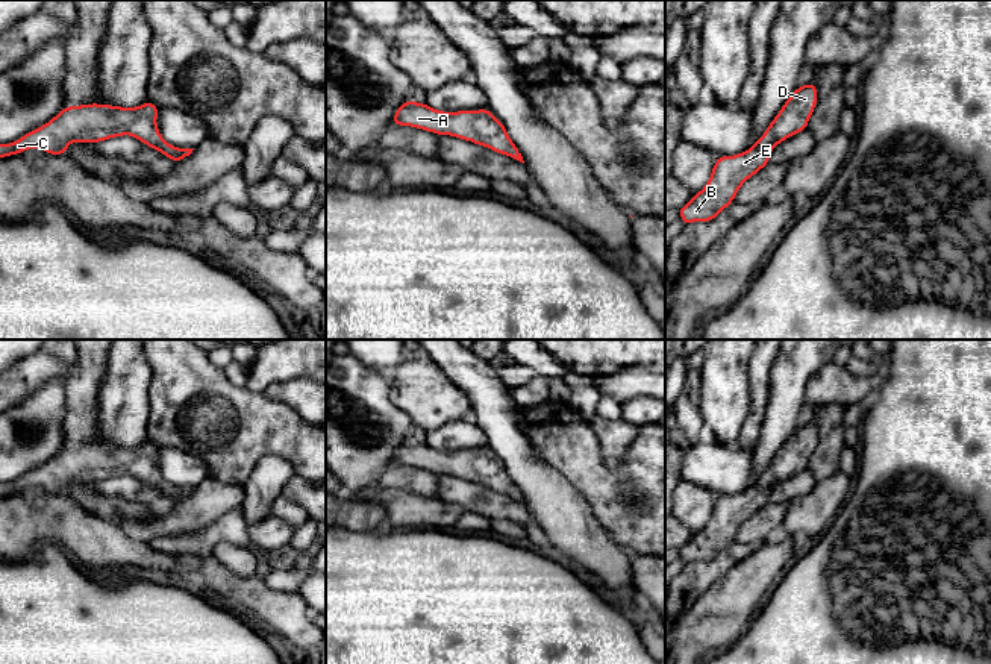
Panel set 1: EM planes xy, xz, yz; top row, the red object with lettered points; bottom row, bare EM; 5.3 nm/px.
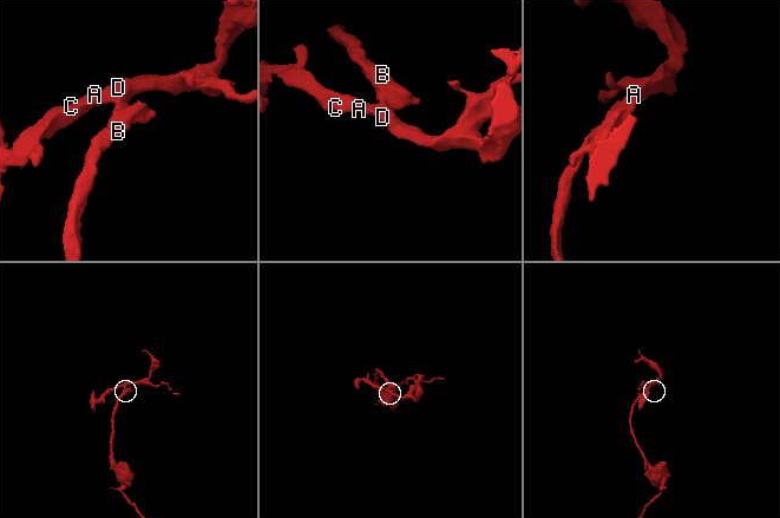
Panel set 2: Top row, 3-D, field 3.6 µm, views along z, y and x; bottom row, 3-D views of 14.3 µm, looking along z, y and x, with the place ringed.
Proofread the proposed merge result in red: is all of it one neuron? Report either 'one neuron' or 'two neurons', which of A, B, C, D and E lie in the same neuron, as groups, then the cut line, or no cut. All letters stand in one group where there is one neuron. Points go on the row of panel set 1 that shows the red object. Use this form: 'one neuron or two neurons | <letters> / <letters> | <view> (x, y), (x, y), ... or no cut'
one neuron | A B C D E | no cut

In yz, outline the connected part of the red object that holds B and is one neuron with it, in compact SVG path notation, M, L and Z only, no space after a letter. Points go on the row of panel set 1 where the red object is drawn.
M809 82L799 86L780 112L773 118L764 135L744 153L718 156L705 188L692 200L679 208L683 224L712 221L735 200L742 183L770 164L771 150L794 133L808 129L817 105L817 86Z

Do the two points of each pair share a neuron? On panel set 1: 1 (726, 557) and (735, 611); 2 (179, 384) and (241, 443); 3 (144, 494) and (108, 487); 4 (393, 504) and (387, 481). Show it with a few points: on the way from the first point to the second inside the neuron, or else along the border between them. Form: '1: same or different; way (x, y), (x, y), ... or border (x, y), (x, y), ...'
1: different; border (756, 548), (731, 566), (702, 593)
2: same; way (203, 390), (217, 400), (232, 400), (243, 419)
3: same; way (135, 491), (128, 487), (117, 487)
4: different; border (375, 484), (384, 488), (408, 488), (425, 496)

